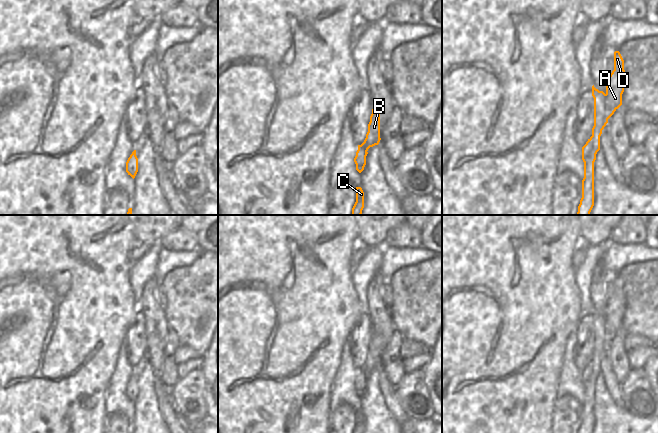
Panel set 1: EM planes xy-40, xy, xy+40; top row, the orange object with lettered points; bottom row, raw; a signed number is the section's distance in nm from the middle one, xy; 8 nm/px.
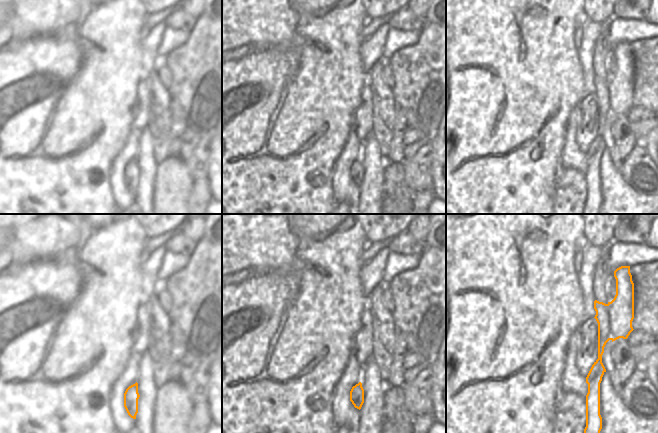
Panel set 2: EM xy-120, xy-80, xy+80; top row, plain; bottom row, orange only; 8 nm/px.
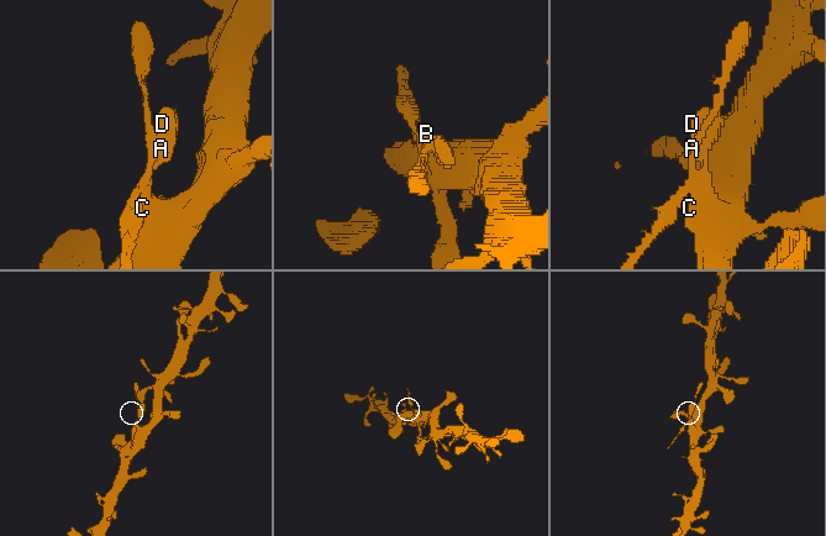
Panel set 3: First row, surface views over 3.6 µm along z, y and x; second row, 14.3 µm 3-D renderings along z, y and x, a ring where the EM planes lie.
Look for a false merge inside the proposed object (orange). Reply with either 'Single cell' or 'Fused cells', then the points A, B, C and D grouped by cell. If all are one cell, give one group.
Fused cells. Groups: A C D / B.

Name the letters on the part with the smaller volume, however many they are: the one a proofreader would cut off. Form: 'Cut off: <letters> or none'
Cut off: B.

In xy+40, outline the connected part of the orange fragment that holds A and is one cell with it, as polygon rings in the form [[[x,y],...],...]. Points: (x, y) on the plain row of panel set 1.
[[[619,275],[614,276],[614,294],[606,306],[606,332],[608,342],[622,329],[622,318],[626,310],[624,284]]]

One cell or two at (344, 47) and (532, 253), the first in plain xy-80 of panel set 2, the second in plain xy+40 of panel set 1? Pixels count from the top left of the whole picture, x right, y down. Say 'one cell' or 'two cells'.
one cell

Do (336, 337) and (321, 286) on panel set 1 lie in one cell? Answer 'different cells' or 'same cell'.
same cell

